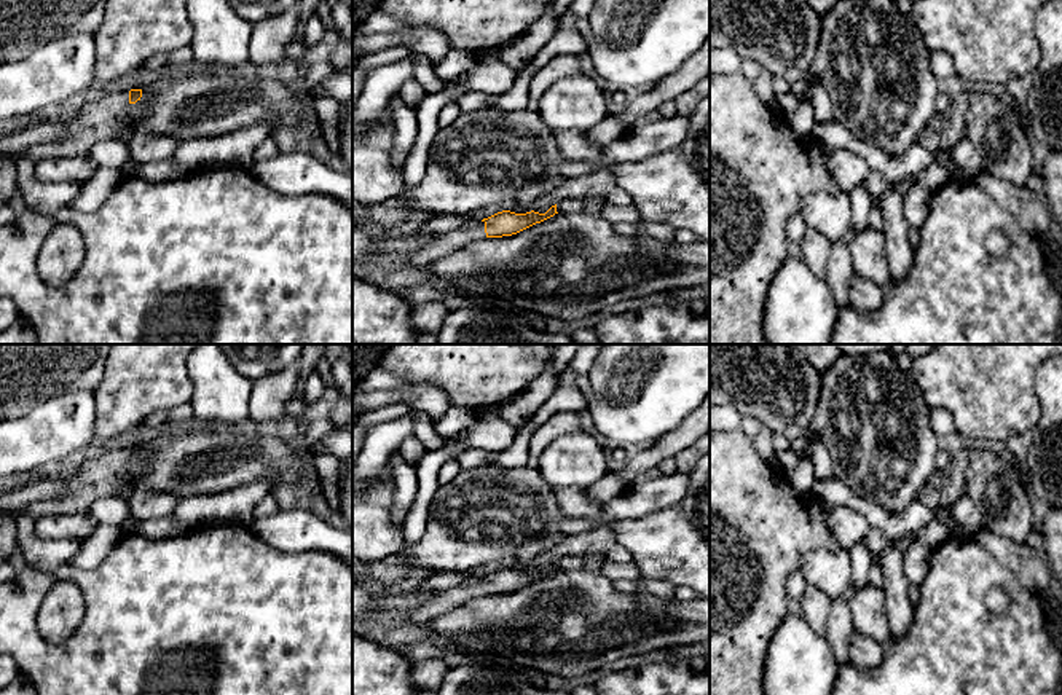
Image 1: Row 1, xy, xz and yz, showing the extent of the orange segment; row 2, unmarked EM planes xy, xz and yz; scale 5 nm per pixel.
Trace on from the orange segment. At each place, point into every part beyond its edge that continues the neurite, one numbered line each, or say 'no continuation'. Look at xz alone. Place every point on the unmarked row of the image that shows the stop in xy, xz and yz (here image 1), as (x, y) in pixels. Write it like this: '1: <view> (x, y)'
1: xz (439, 603)

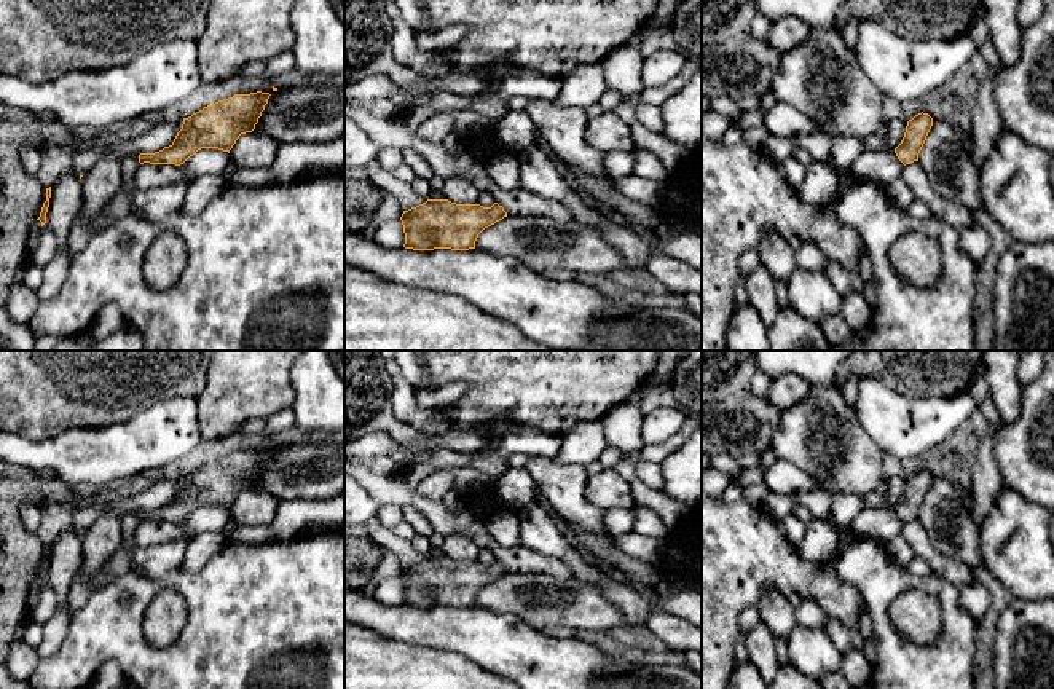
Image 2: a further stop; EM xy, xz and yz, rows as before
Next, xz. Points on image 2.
no continuation

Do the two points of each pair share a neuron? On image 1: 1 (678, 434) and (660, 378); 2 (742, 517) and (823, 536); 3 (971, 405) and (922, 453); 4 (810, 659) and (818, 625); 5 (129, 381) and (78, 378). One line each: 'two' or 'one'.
1: two
2: one
3: two
4: two
5: two

